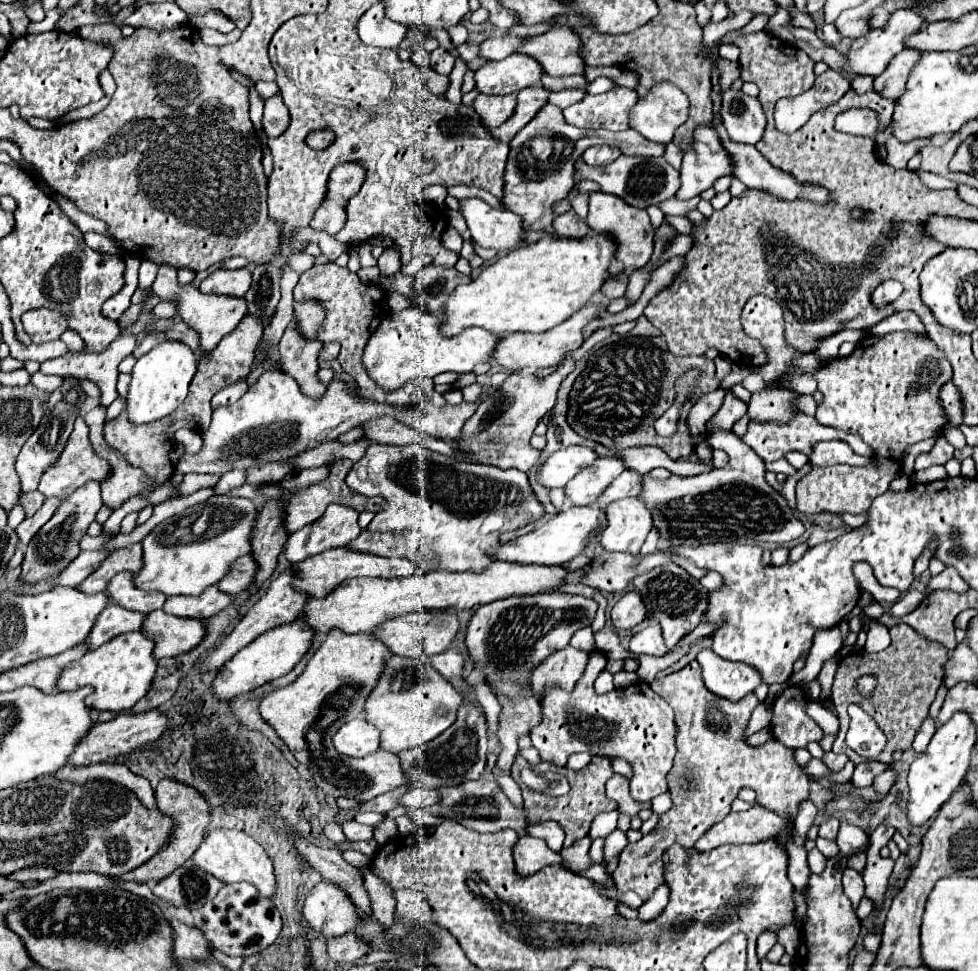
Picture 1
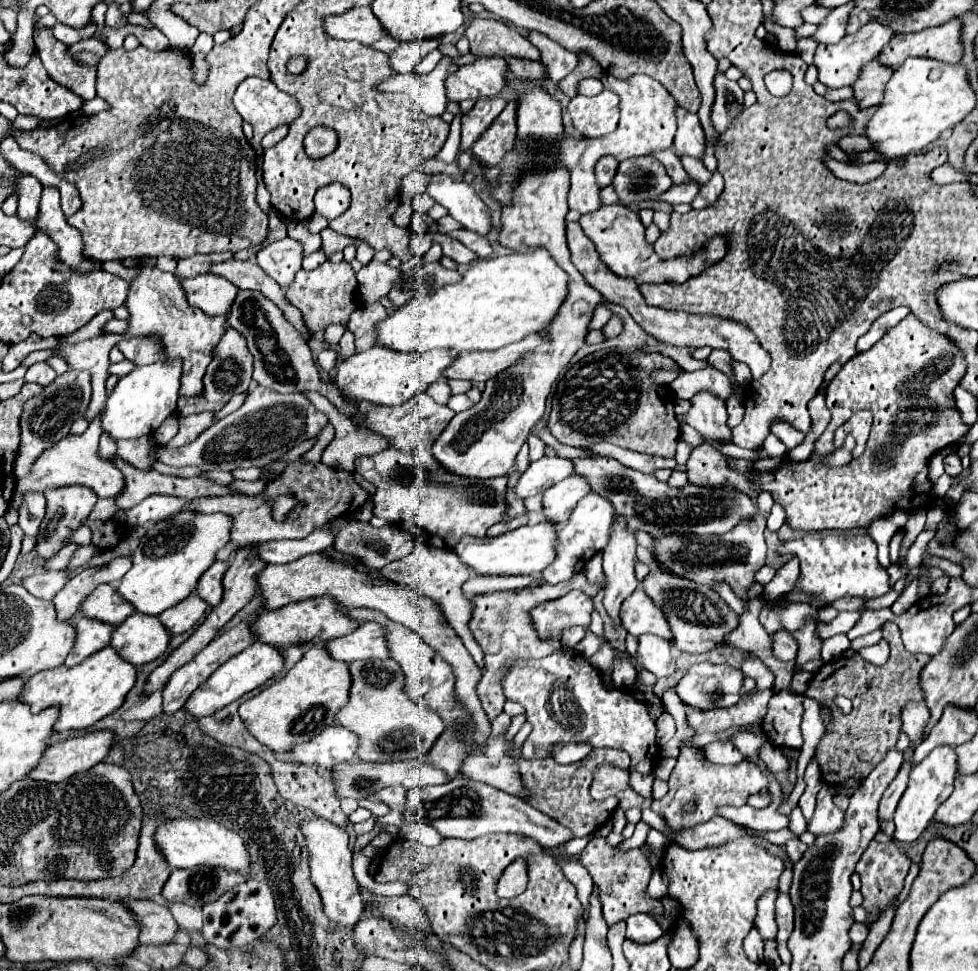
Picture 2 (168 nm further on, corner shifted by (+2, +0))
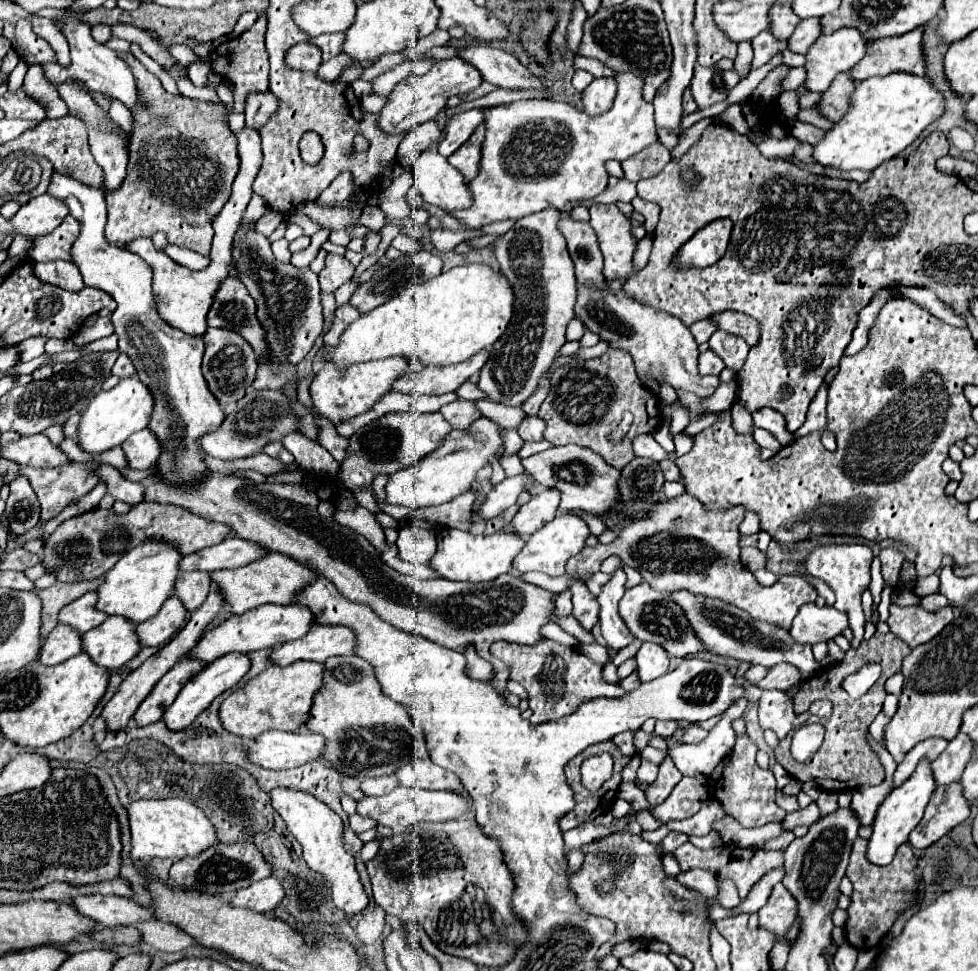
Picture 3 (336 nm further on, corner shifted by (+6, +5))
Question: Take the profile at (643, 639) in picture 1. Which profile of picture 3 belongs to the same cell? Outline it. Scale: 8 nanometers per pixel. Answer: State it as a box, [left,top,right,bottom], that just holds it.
[635,643,669,681]

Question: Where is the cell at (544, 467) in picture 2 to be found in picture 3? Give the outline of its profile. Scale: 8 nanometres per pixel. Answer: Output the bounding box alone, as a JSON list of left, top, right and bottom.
[477,473,531,521]

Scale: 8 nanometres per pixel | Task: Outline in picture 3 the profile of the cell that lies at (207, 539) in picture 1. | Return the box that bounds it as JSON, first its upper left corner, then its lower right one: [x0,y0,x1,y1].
[97,541,181,623]

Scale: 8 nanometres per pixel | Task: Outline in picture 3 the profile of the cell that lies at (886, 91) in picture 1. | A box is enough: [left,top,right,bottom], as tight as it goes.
[817,73,855,123]

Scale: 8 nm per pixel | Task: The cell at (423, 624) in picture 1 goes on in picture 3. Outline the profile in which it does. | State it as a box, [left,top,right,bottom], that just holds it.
[269,625,355,667]

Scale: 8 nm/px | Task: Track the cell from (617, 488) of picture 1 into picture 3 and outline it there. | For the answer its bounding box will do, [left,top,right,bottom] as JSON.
[513,513,589,577]

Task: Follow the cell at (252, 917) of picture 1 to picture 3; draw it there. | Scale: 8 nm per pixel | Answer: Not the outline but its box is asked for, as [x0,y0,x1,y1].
[231,877,285,913]

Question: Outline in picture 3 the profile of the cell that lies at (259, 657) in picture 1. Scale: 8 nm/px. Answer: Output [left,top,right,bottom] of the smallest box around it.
[163,653,251,731]

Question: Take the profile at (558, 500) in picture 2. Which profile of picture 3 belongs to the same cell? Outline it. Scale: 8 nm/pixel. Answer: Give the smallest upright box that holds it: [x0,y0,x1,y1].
[507,489,559,537]

